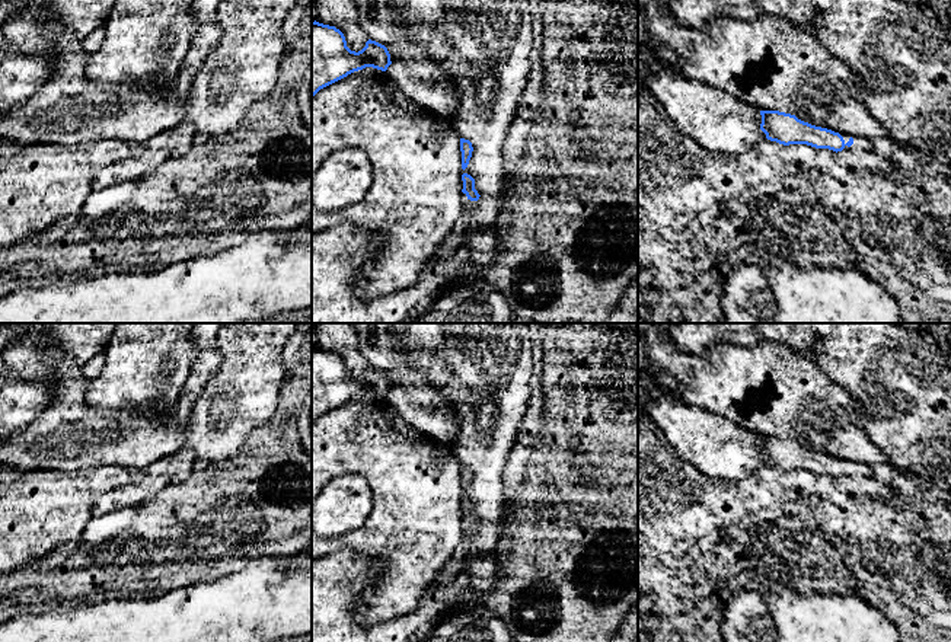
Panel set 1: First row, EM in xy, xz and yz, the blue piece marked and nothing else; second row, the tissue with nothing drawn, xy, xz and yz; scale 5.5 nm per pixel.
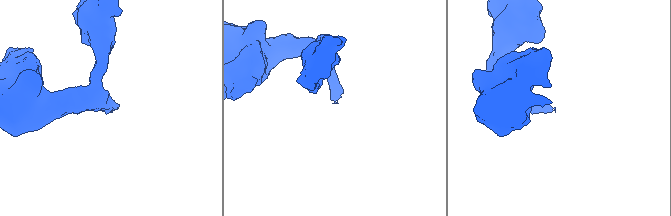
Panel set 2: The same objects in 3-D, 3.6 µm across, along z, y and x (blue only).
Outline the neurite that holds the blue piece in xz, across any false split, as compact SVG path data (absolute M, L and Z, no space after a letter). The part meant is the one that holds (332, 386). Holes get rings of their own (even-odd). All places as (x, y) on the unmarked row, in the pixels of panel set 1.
M312 348L312 424L354 397L366 393L386 397L390 390L390 380L384 371L368 365L366 373L355 379L347 373L339 355Z

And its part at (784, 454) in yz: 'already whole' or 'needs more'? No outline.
needs more

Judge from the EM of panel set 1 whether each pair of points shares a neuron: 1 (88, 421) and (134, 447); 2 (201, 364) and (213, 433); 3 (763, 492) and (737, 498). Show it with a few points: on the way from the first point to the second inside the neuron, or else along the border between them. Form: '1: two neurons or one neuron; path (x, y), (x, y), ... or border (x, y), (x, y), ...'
1: one neuron; path (99, 433), (111, 444), (123, 446)
2: two neurons; border (220, 354), (220, 369), (195, 401), (191, 417)
3: one neuron; path (758, 494), (743, 497)

